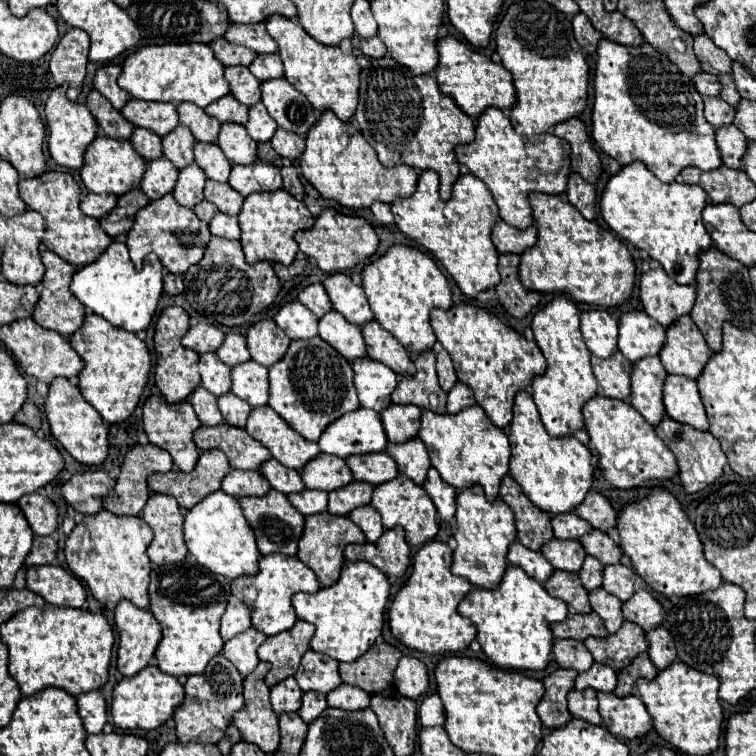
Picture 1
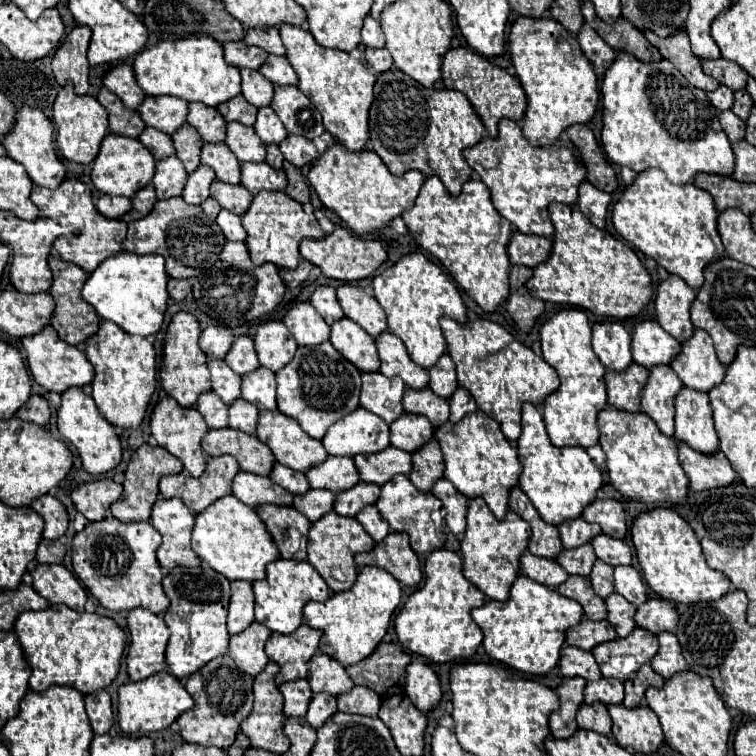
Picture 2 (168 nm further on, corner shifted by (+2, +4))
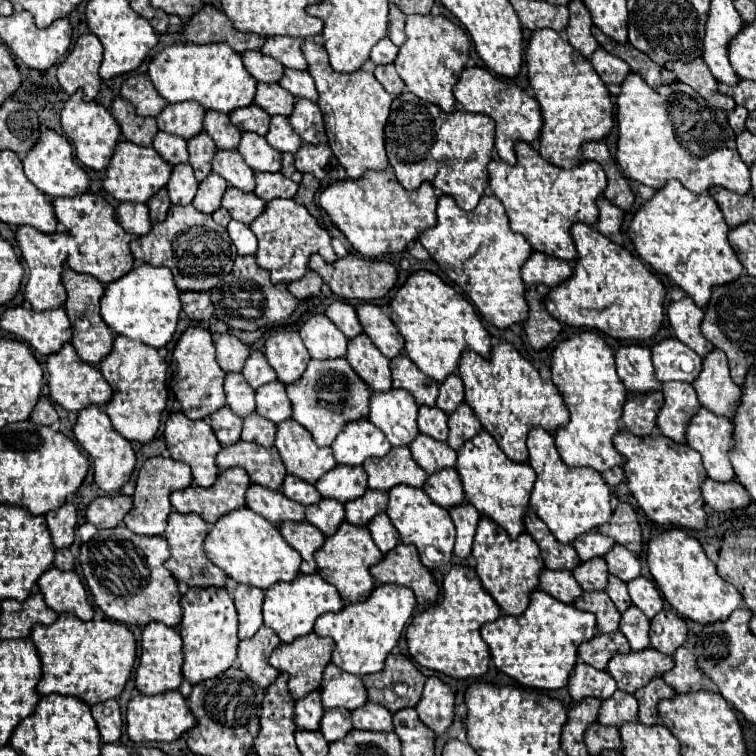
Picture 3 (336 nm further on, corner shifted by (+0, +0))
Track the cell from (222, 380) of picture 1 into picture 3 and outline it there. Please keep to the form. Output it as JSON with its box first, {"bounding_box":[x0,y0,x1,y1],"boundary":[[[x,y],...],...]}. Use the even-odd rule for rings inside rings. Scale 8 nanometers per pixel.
{"bounding_box":[225,373,255,419],"boundary":[[[227,373],[225,393],[229,409],[235,411],[241,419],[245,419],[255,411],[255,391],[249,387],[249,383],[241,373]]]}

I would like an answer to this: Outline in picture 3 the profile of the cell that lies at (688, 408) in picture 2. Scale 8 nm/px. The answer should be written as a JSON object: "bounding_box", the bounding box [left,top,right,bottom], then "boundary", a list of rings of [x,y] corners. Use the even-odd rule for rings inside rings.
{"bounding_box":[687,409,735,483],"boundary":[[[699,409],[699,413],[687,425],[687,445],[701,453],[707,475],[713,481],[727,483],[735,479],[729,459],[733,449],[731,419],[717,417],[707,409]]]}

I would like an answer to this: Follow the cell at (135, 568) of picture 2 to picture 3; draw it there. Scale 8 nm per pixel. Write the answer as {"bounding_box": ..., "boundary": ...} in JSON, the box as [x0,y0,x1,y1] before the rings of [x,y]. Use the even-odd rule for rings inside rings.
{"bounding_box":[79,525,183,627],"boundary":[[[119,525],[113,529],[101,529],[89,543],[83,543],[79,563],[93,601],[109,619],[141,627],[151,621],[177,627],[183,611],[177,581],[163,567],[169,555],[169,543],[163,537],[133,535],[125,525]]]}

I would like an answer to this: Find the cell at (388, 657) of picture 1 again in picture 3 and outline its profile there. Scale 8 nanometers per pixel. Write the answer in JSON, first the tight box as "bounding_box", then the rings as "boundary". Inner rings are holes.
{"bounding_box":[363,655,425,713],"boundary":[[[389,655],[385,669],[365,675],[363,683],[367,687],[369,701],[381,703],[391,713],[397,713],[399,709],[415,707],[421,699],[425,677],[405,655]],[[397,685],[407,685],[407,691],[399,693]]]}

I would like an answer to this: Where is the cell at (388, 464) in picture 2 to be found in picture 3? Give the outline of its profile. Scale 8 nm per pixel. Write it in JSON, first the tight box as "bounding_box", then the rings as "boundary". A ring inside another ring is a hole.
{"bounding_box":[363,447,427,491],"boundary":[[[393,447],[381,459],[367,459],[363,469],[369,475],[369,489],[389,491],[395,485],[423,487],[427,473],[415,463],[409,447]]]}

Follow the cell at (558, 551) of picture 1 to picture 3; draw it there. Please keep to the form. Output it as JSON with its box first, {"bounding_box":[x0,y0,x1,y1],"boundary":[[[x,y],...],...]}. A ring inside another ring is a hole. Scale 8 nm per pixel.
{"bounding_box":[573,559,609,591],"boundary":[[[605,559],[585,561],[573,571],[573,577],[583,587],[583,591],[603,591],[607,587],[607,579],[609,579],[607,563],[605,563]]]}

